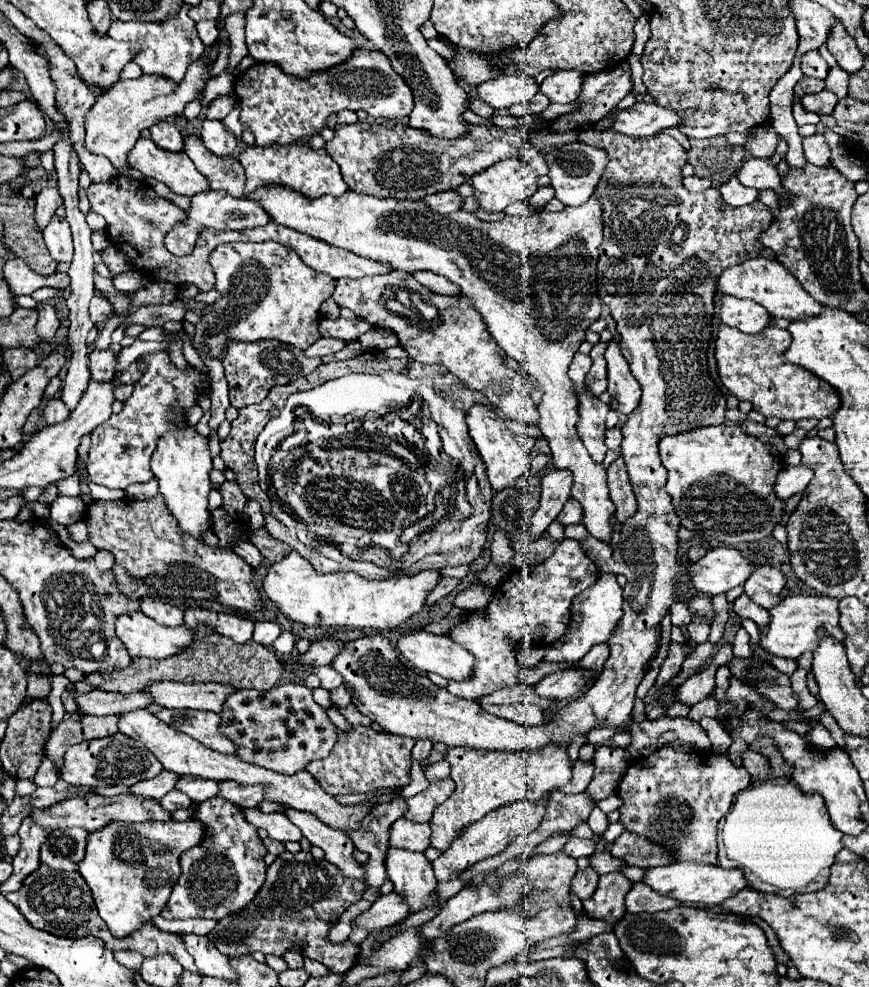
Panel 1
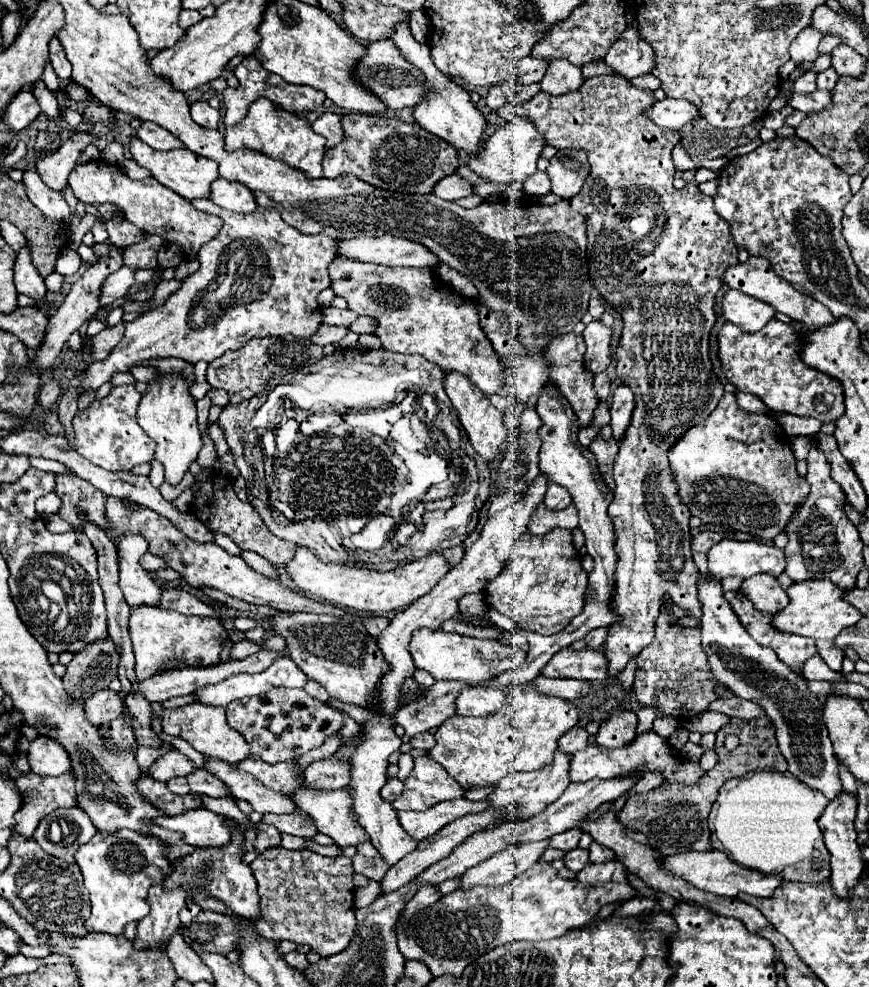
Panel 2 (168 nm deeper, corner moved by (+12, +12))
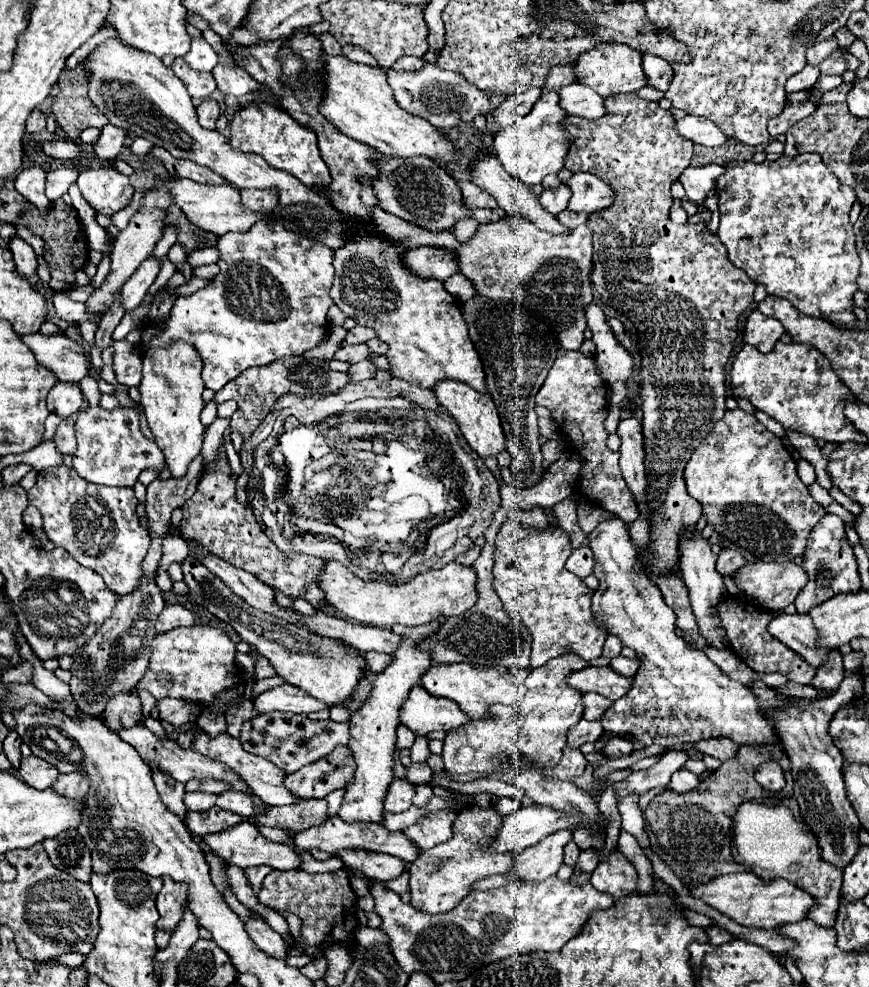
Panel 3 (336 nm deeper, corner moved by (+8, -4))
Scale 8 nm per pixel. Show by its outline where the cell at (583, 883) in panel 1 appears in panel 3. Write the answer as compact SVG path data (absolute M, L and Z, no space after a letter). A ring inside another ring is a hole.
M582 850L578 864L576 864L576 872L594 872L594 868L598 866L598 854L594 850Z

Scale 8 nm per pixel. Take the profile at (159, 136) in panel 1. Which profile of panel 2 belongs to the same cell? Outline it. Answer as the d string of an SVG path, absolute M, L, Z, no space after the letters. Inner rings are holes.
M142 122L140 130L136 132L142 142L152 146L154 150L174 150L174 148L184 148L176 136L172 136L168 130L160 128L158 124L152 122Z

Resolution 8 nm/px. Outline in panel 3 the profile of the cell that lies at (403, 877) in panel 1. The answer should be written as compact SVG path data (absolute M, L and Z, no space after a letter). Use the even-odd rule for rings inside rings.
M444 618L434 620L426 626L416 626L416 628L408 628L402 624L392 626L392 632L400 634L404 640L398 648L398 652L394 654L394 662L374 678L374 688L370 698L366 700L366 704L354 712L350 716L350 750L354 752L354 760L358 764L356 772L354 772L354 782L346 788L342 806L338 816L346 822L382 822L384 816L384 796L388 790L388 784L394 780L394 772L392 772L392 754L396 750L396 728L398 728L398 714L400 708L410 692L412 686L416 686L420 682L422 672L432 664L428 652L418 650L418 644L424 638L430 638L432 634L436 634L436 630L442 626Z

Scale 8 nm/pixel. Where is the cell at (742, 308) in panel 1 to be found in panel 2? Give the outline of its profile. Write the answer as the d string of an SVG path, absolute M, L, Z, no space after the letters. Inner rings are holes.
M728 290L722 298L722 316L746 332L756 332L772 320L776 310L740 290Z

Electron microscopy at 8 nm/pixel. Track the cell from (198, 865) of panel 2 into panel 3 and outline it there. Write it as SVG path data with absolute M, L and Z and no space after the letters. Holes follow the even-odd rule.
M254 916L250 918L250 922L244 926L250 940L262 950L268 952L268 956L272 958L286 958L288 956L288 944L280 938L278 932L274 932L272 928L268 928L268 924L264 920L256 920Z

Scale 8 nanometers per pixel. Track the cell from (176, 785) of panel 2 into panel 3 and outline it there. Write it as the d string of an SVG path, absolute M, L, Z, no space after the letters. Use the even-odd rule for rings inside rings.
M190 792L190 794L186 794L184 804L188 806L188 810L204 812L204 810L216 806L216 794L208 794L208 792Z

